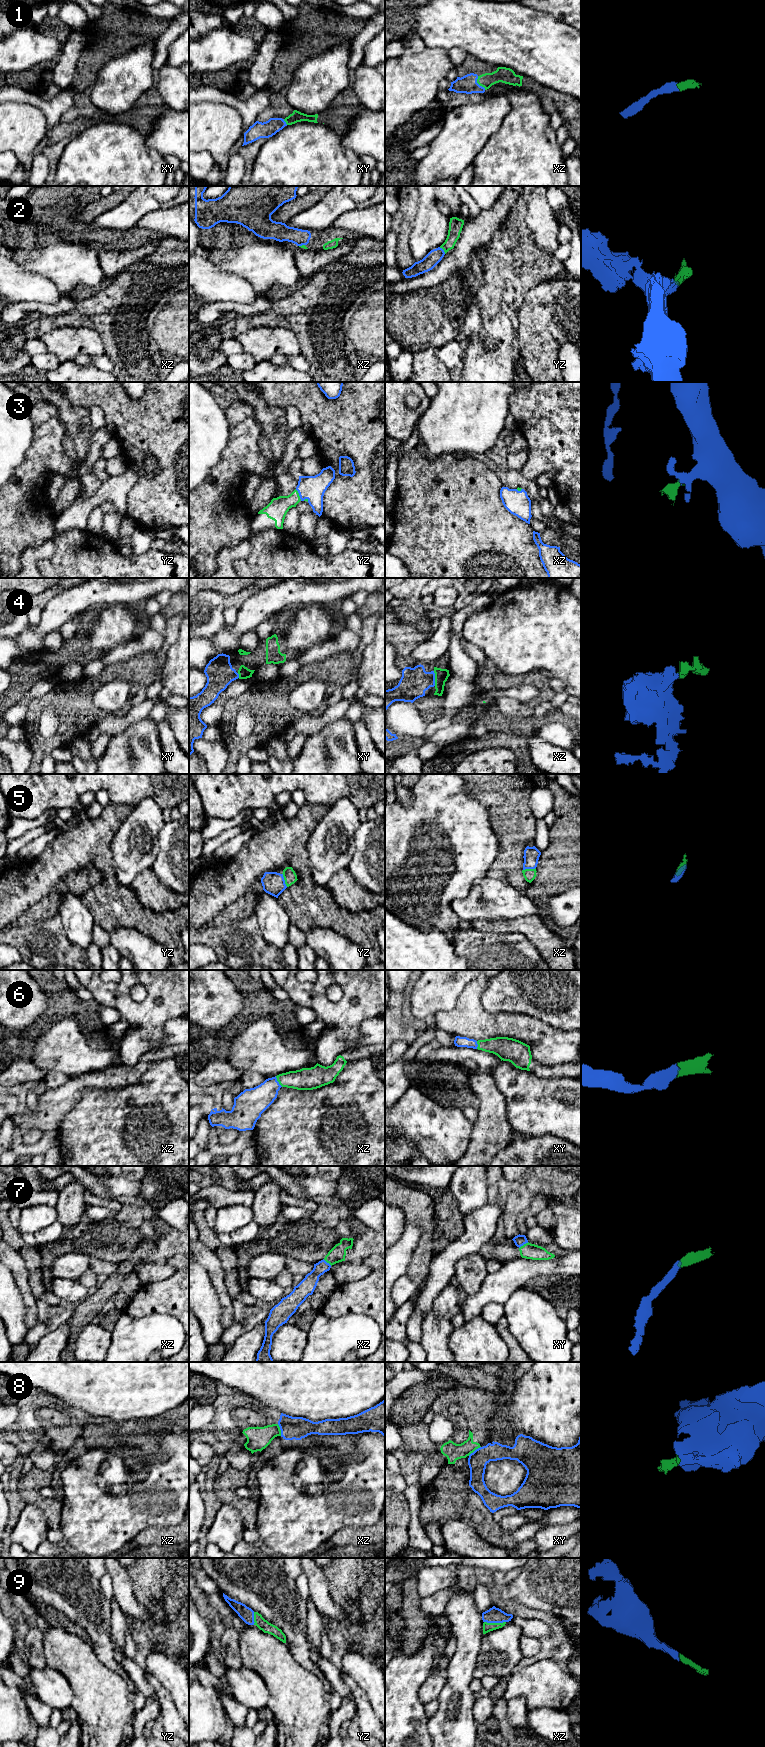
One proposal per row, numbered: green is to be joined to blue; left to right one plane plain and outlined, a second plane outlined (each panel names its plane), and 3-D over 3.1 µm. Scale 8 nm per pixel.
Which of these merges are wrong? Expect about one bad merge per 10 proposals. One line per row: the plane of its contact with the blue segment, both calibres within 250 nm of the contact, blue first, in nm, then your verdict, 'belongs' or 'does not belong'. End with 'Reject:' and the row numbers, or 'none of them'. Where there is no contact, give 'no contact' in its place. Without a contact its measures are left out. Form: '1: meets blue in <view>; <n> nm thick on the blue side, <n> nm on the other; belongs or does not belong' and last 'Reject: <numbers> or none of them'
1: meets blue in xz; 150 nm thick on the blue side, 130 nm on the other; belongs
2: meets blue in yz; 110 nm thick on the blue side, 110 nm on the other; belongs
3: meets blue in yz; 190 nm thick on the blue side, 160 nm on the other; belongs
4: meets blue in xz; 220 nm thick on the blue side, 110 nm on the other; belongs
5: meets blue in yz; 180 nm thick on the blue side, 110 nm on the other; belongs
6: meets blue in xz; 220 nm thick on the blue side, 180 nm on the other; belongs
7: meets blue in xy; 90 nm thick on the blue side, 130 nm on the other; belongs
8: meets blue in xy; 160 nm thick on the blue side, 140 nm on the other; does not belong
9: meets blue in xz; 130 nm thick on the blue side, 80 nm on the other; belongs
Reject: 8

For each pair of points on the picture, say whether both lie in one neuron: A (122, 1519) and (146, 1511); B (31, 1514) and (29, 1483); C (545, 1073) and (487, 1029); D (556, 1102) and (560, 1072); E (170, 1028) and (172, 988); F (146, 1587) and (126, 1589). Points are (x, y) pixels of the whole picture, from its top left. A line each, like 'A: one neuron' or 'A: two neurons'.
A: one neuron
B: two neurons
C: two neurons
D: two neurons
E: two neurons
F: two neurons

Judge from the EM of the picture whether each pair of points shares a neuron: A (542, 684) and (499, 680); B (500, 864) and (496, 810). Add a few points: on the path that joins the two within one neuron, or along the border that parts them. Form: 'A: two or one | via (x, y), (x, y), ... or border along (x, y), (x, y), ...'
A: one | via (531, 679), (510, 680)
B: one | via (506, 851), (506, 823)

